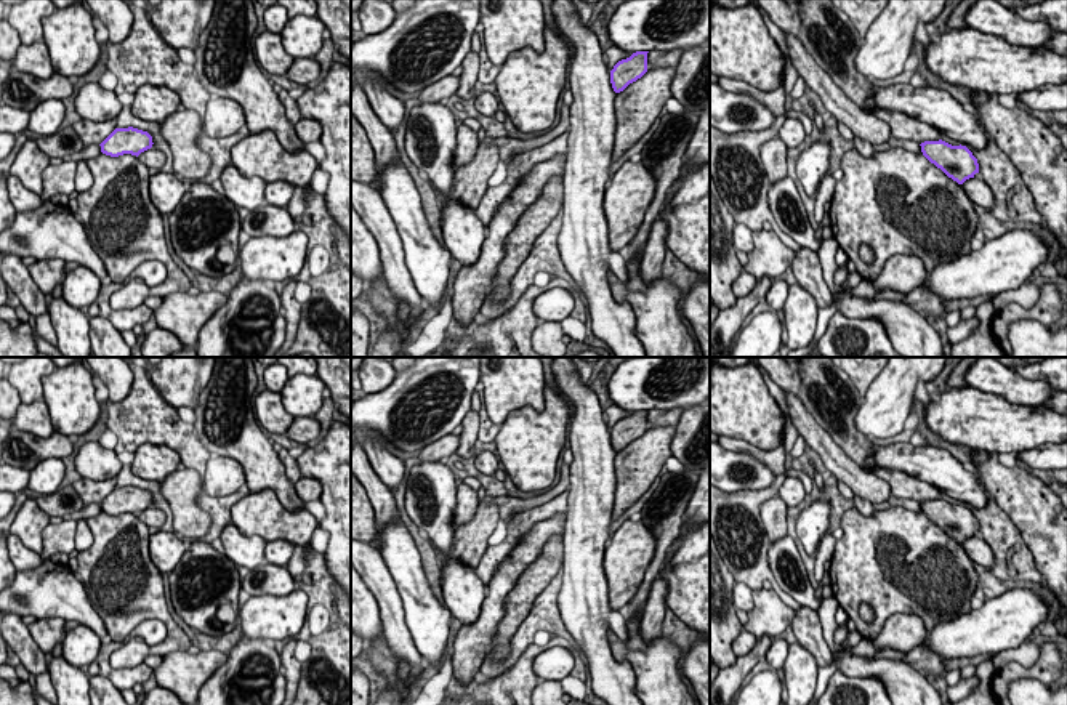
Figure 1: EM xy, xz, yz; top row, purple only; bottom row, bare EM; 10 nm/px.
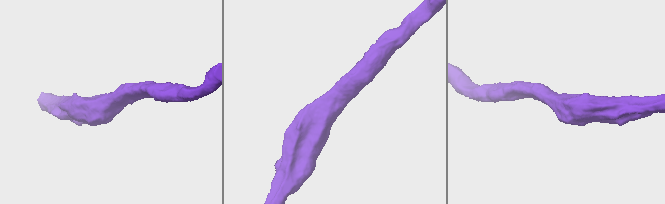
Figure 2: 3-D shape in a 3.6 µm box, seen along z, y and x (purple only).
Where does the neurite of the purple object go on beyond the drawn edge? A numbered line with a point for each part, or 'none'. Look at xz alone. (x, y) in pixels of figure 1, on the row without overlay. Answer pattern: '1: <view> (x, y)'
1: xz (656, 417)

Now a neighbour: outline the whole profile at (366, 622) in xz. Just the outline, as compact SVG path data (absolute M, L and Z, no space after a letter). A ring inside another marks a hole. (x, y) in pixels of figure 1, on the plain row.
M351 564L351 631L359 634L365 644L372 646L383 634L383 625L380 618L380 607L364 583L362 577Z

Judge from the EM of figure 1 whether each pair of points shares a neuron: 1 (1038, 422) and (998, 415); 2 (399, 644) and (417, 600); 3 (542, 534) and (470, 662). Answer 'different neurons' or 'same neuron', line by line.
1: same neuron
2: different neurons
3: same neuron

